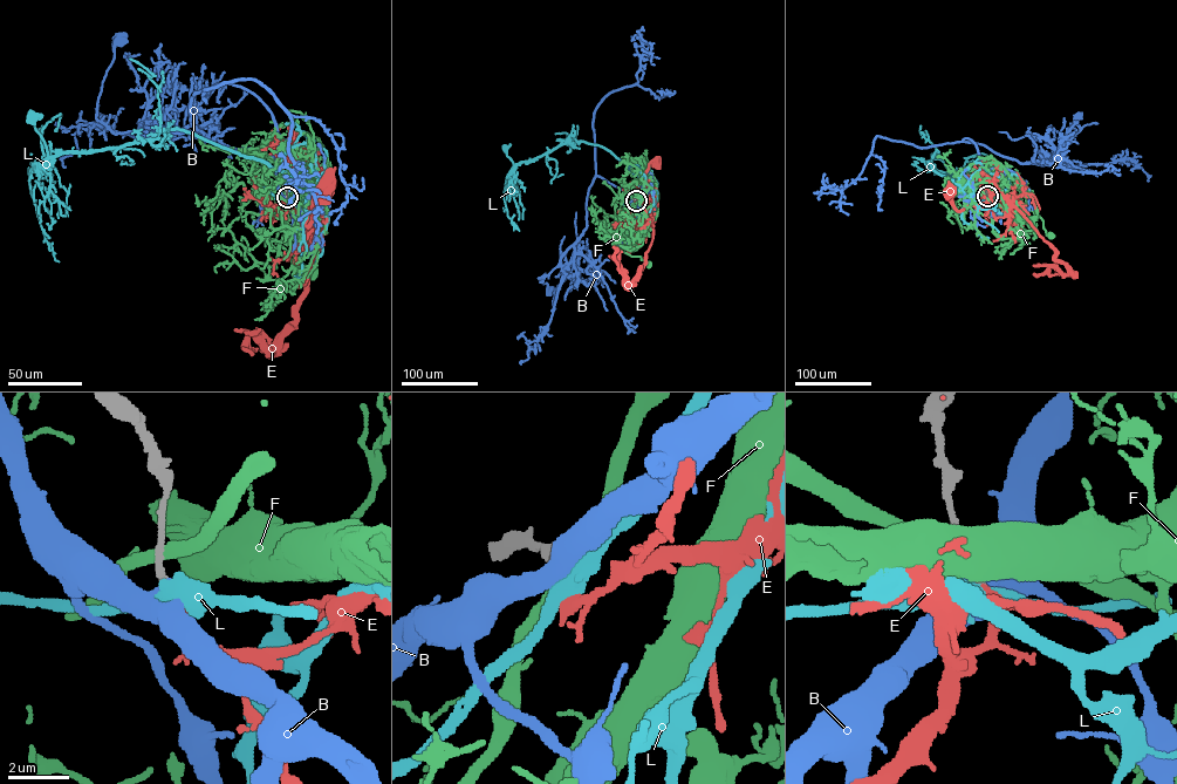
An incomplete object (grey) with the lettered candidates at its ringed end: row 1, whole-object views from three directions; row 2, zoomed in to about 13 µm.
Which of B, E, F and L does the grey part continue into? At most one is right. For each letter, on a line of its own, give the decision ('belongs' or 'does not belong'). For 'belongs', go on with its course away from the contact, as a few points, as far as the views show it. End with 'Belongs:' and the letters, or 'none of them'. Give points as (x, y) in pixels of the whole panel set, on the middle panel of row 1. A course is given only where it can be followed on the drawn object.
B: does not belong
E: belongs; course (635, 200), (651, 199), (645, 171), (656, 161)
F: does not belong
L: does not belong
Belongs: E

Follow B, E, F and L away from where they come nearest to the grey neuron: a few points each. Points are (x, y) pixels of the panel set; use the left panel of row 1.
B: (287, 197), (278, 186), (273, 117), (240, 87), (197, 93), (182, 133), (115, 134), (98, 121), (120, 40)
E: (287, 197), (294, 199), (306, 186), (316, 192), (309, 205), (308, 225), (313, 204), (328, 189)
F: (287, 196), (257, 191), (276, 197), (278, 206), (247, 212), (245, 222), (295, 257), (299, 271), (313, 273)
L: (287, 197), (300, 199), (309, 193), (289, 174), (183, 130), (159, 131), (120, 147), (48, 157), (31, 117)

